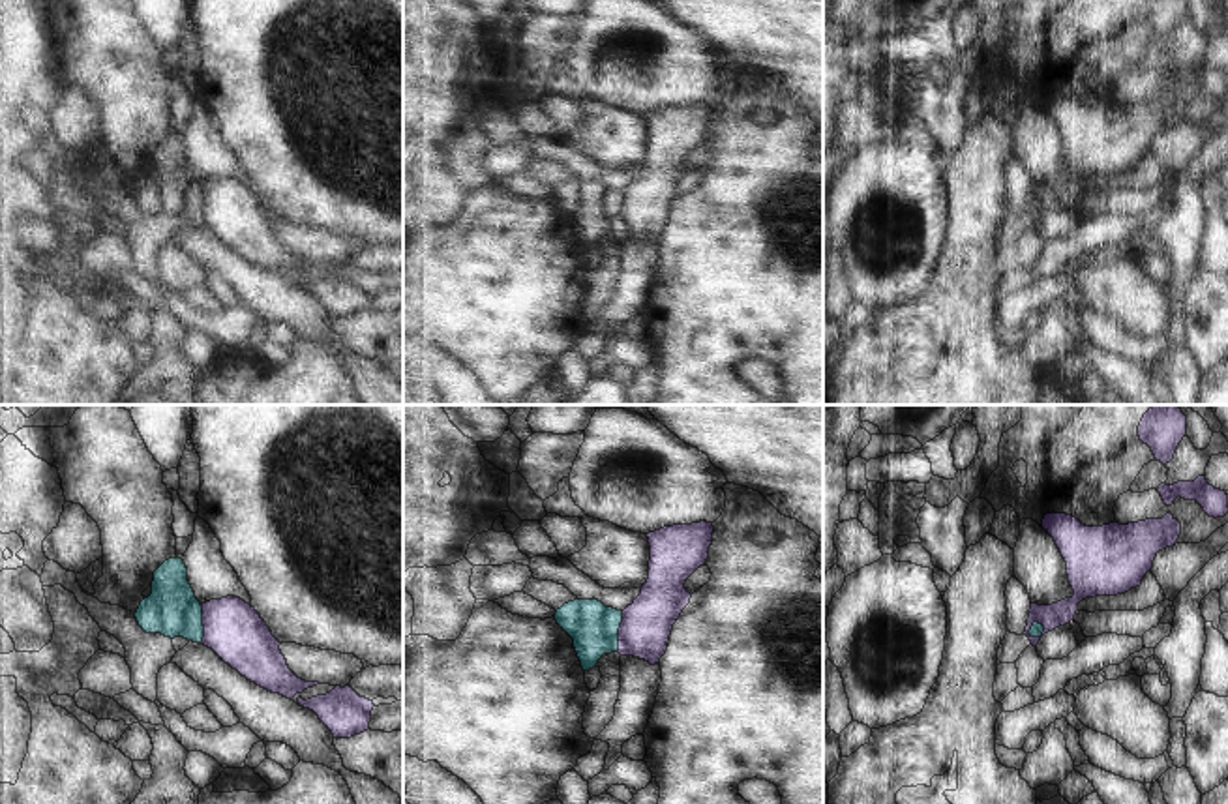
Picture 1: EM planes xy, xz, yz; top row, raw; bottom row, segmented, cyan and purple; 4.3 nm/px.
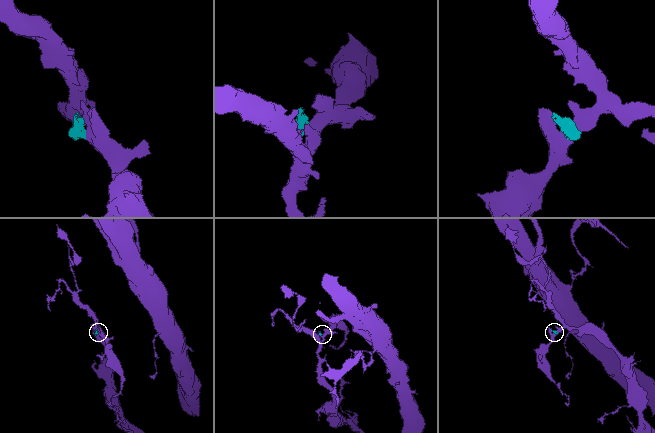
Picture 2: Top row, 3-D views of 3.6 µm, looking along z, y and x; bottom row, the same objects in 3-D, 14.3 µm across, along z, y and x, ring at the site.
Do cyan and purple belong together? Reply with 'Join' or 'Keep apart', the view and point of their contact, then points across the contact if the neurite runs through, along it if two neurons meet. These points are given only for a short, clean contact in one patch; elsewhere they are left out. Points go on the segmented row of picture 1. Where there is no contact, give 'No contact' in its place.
Keep apart. Touches cyan at xz (617, 632). Boundary: xz (623, 611), (617, 651).

